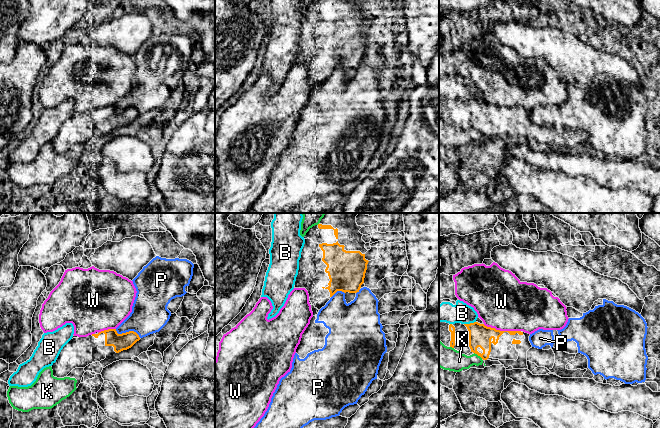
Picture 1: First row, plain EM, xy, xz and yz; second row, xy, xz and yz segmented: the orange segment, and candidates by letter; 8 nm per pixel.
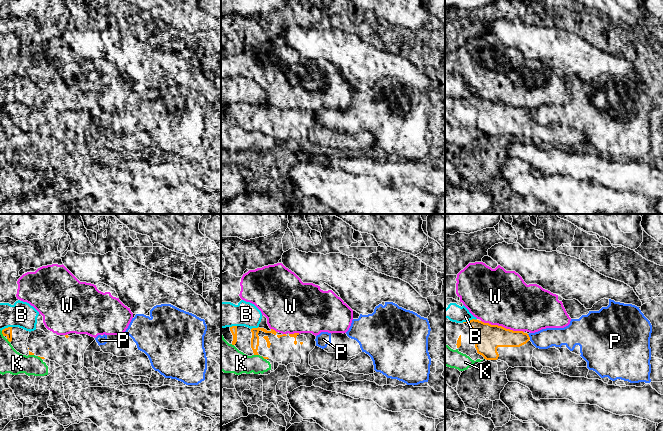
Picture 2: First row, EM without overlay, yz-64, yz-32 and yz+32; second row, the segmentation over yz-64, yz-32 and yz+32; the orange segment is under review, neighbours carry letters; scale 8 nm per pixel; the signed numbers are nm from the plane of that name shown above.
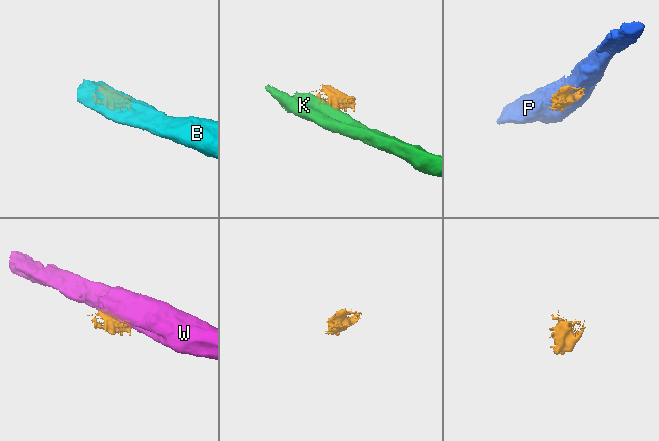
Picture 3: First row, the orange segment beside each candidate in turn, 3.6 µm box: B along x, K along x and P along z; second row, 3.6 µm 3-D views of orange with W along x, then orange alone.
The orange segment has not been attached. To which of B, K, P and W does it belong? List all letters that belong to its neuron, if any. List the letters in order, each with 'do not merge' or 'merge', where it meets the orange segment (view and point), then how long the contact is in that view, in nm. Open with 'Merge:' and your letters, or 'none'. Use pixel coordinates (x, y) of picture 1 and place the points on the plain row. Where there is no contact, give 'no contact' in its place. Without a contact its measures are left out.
Merge: none
B: do not merge; meets orange in yz at (469, 100); contact 100 nm long
K: do not merge; meets orange in yz at (478, 131); contact 90 nm long
P: do not merge; meets orange in xy at (127, 108); contact 220 nm long
W: do not merge; meets orange in yz at (502, 107); contact 300 nm long

